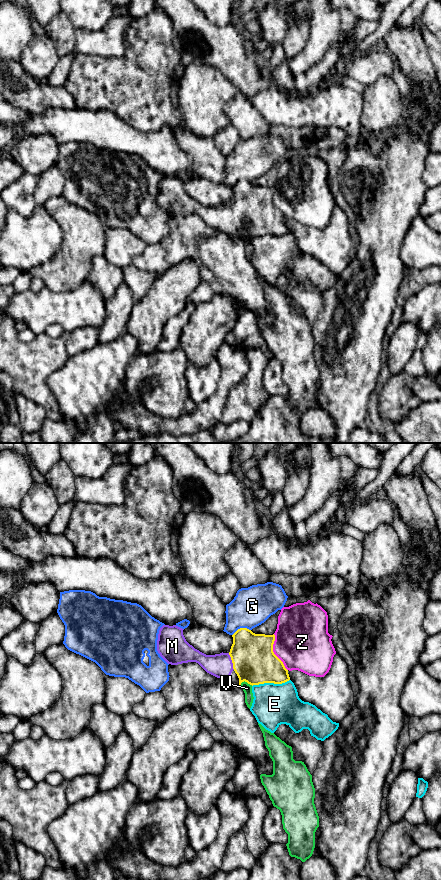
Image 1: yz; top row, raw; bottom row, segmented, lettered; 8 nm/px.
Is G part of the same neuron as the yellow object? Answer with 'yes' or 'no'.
no

